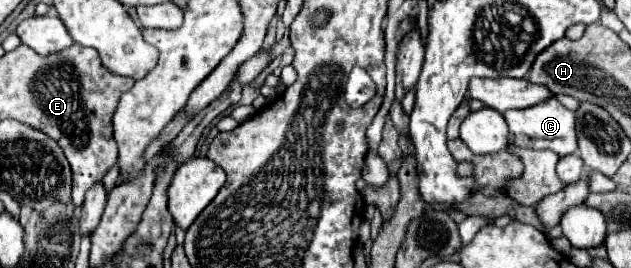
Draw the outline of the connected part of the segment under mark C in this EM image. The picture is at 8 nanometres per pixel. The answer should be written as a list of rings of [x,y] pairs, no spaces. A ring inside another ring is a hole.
[[[554,97],[548,103],[540,103],[530,109],[510,109],[504,113],[504,119],[510,127],[508,143],[514,147],[526,149],[550,149],[560,157],[576,153],[576,131],[574,131],[574,113],[560,105]]]

